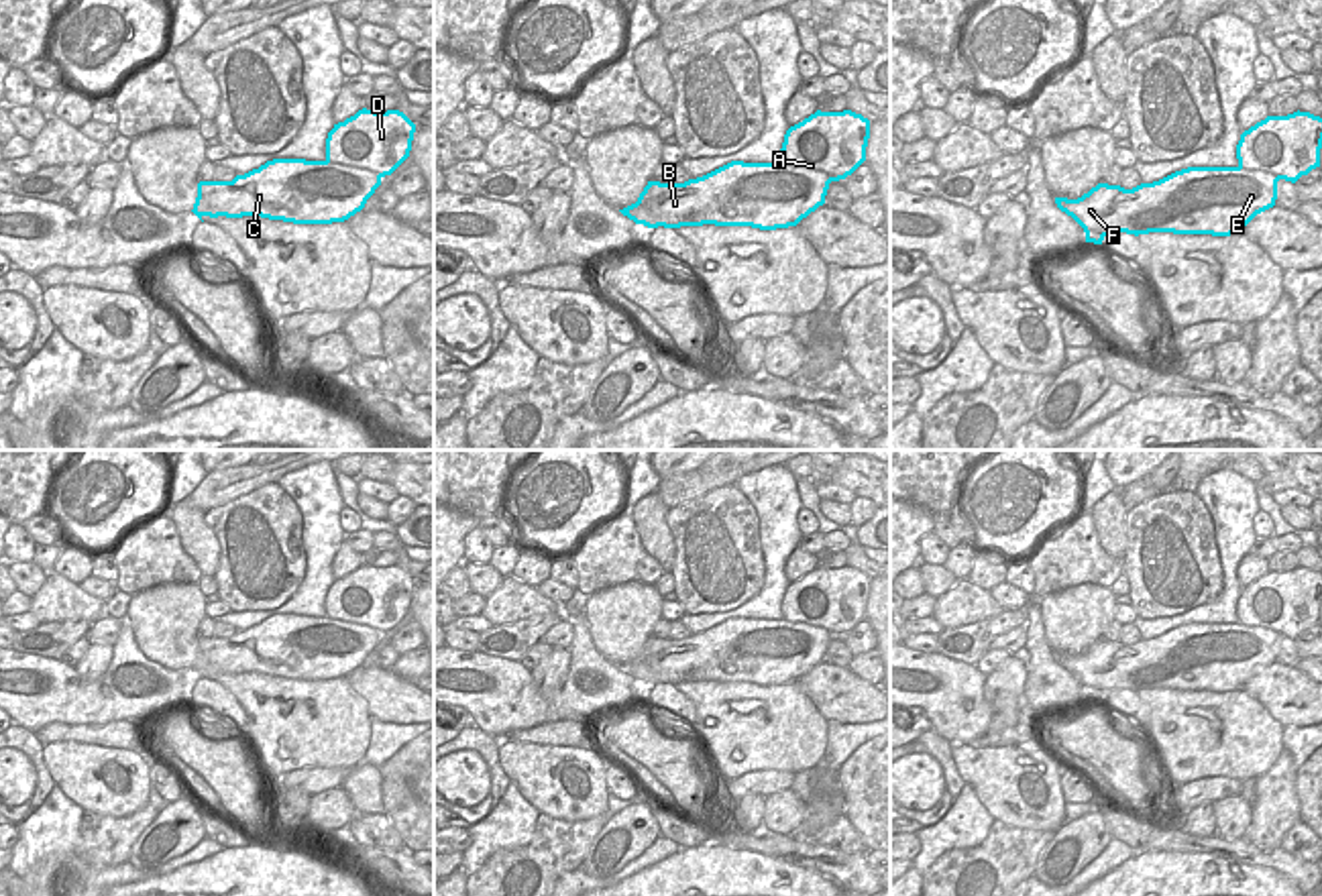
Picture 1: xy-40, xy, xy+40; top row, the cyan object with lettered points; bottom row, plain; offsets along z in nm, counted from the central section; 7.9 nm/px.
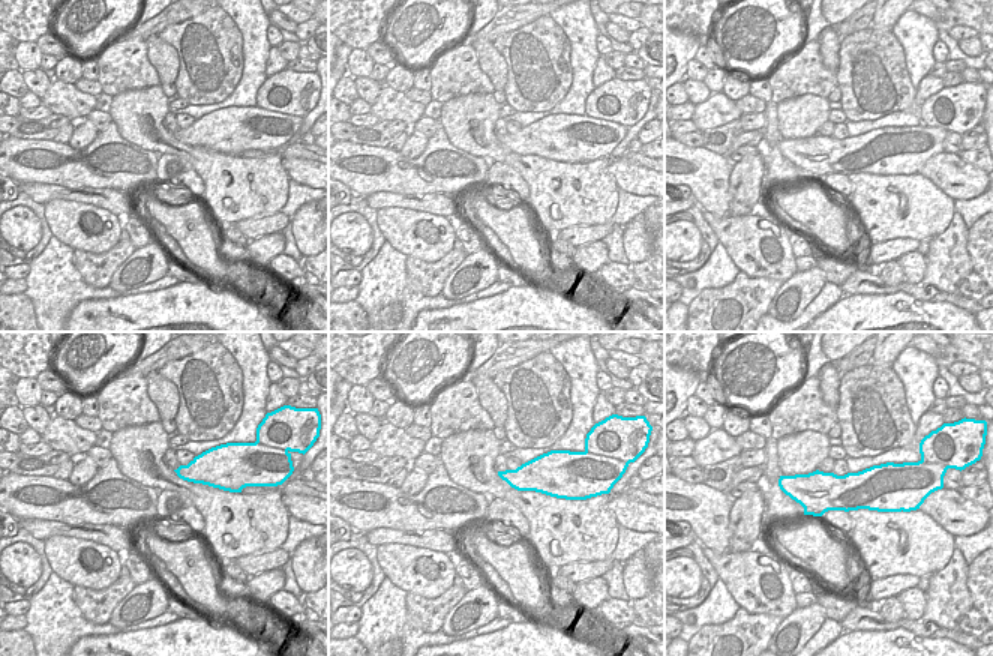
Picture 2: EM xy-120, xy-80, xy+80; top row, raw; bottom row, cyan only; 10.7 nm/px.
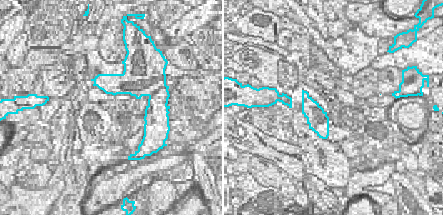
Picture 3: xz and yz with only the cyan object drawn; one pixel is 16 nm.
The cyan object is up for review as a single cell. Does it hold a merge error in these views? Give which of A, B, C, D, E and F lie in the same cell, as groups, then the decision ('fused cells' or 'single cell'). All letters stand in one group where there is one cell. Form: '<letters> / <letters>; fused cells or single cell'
A D E / B C F; fused cells

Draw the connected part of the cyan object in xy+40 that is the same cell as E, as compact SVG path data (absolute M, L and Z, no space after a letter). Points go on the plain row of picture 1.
M1310 568L1267 572L1241 591L1238 629L1204 631L1212 656L1212 688L1241 688L1257 670L1275 662L1277 637L1296 639L1320 623L1322 574Z

